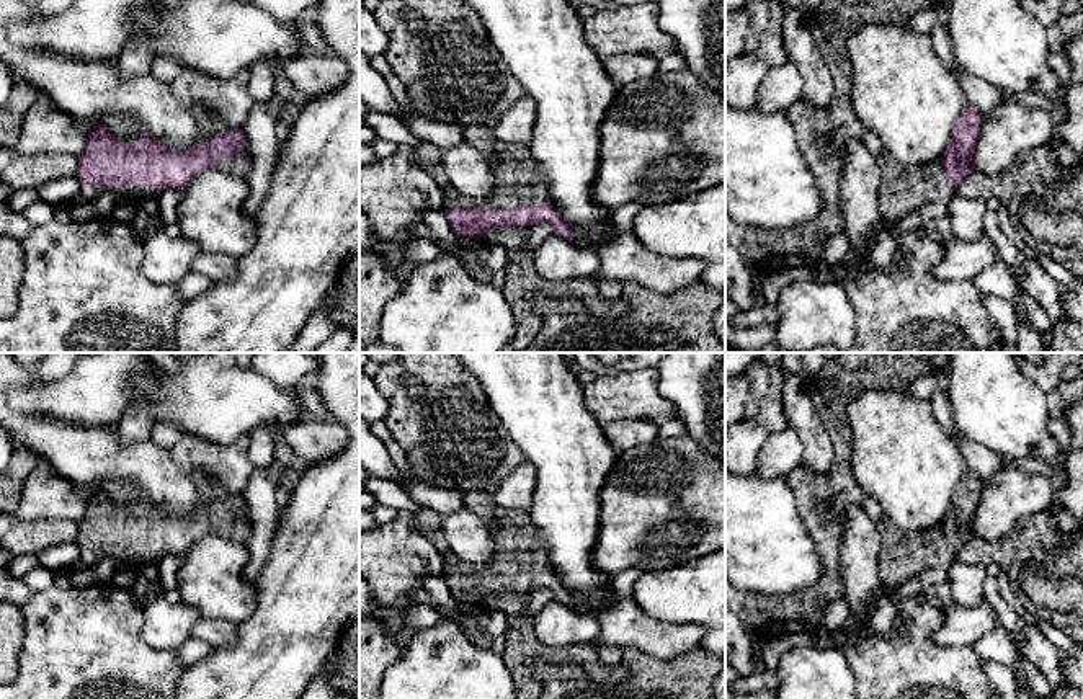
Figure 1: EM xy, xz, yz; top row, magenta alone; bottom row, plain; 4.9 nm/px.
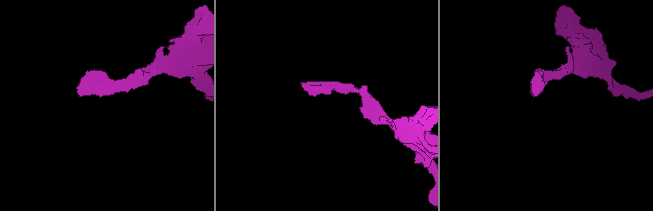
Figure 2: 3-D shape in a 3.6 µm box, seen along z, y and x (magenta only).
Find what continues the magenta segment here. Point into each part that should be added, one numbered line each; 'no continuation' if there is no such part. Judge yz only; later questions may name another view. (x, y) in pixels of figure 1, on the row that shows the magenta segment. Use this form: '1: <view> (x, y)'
1: yz (905, 186)

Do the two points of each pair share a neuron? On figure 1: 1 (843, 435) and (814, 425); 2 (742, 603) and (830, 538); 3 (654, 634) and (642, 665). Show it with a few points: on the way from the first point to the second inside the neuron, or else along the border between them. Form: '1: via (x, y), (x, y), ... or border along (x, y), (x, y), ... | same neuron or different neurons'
1: border along (807, 394), (832, 443), (832, 466) | different neurons
2: via (775, 606), (804, 606), (830, 580), (830, 570) | same neuron
3: border along (632, 649), (659, 658), (677, 658), (685, 654) | different neurons

